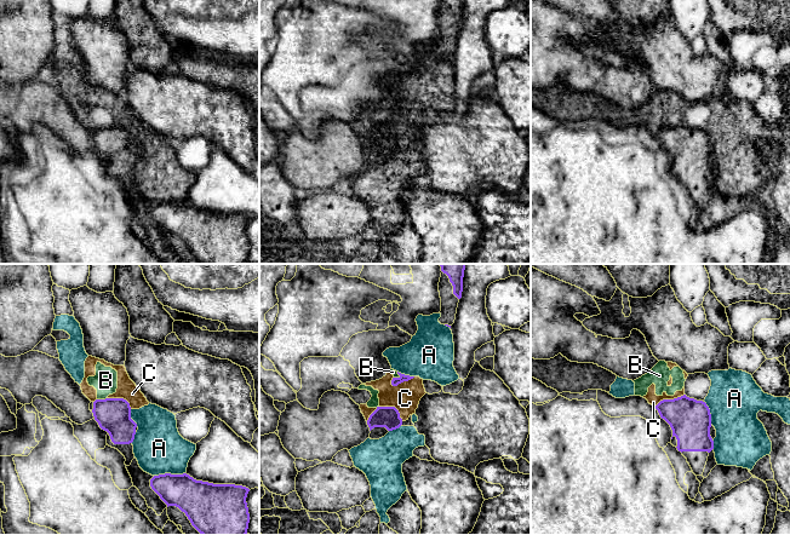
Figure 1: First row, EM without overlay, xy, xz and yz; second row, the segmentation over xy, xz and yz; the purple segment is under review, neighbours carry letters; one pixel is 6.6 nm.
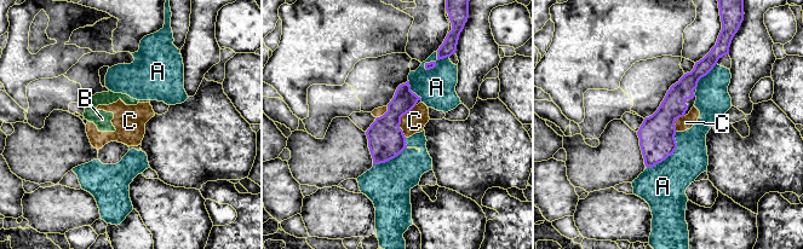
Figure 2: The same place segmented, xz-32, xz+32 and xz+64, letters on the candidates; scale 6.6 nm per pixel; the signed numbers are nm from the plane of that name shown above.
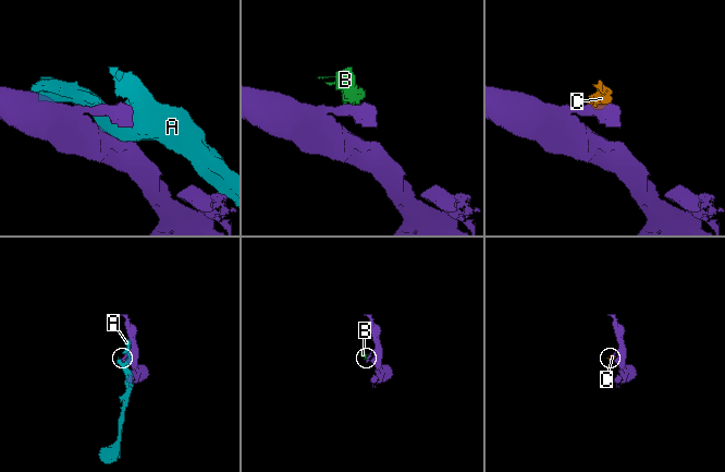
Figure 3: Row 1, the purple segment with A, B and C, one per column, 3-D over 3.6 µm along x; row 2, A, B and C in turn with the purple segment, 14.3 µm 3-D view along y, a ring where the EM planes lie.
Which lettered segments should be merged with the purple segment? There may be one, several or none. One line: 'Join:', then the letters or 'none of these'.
Join: none of these

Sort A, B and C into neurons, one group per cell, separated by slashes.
A B C

